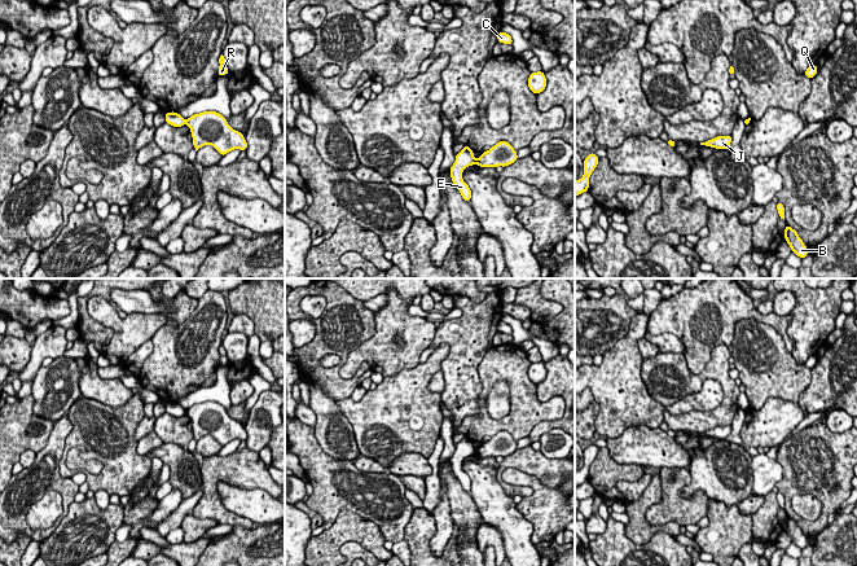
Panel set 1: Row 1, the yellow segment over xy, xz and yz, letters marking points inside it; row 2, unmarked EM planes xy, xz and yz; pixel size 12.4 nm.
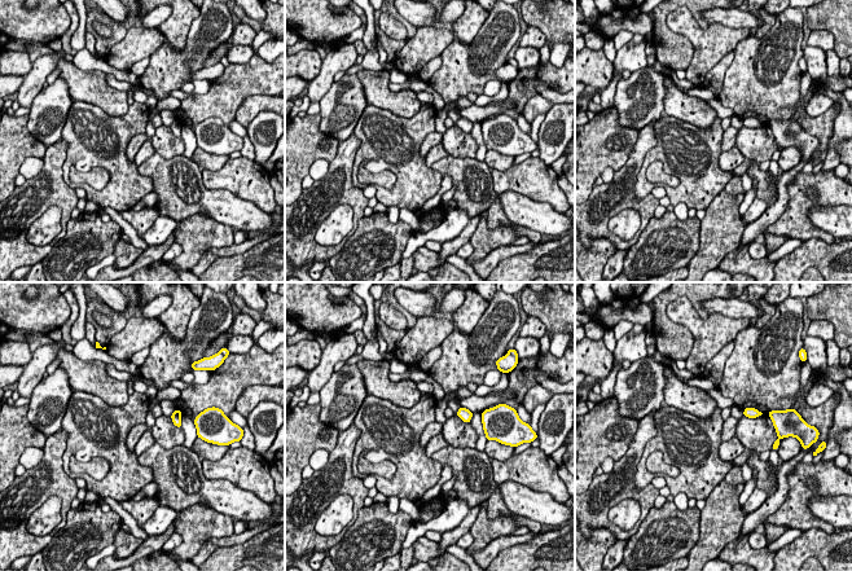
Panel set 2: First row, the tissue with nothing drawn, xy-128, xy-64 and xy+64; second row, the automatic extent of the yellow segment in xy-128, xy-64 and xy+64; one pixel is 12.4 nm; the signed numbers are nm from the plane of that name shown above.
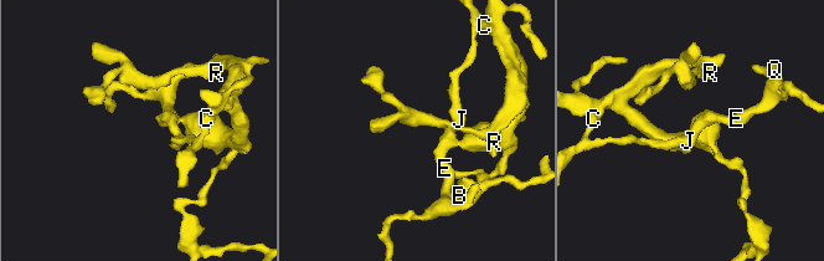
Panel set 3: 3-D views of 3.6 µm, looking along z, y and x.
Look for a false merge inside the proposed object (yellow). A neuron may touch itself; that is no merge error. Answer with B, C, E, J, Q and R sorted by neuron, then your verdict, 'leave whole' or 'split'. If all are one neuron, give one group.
B / C E J Q R | split

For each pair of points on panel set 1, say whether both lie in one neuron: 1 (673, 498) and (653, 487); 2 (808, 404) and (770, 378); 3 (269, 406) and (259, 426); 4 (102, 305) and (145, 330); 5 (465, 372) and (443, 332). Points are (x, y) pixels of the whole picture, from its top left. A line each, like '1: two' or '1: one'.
1: two
2: two
3: one
4: one
5: one

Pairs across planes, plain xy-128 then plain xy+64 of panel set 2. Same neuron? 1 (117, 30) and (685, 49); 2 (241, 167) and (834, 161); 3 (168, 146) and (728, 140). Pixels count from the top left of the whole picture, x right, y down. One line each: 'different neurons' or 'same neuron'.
1: same neuron
2: different neurons
3: different neurons

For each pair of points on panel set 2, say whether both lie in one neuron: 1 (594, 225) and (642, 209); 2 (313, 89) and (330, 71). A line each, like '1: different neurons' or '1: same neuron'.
1: same neuron
2: same neuron

